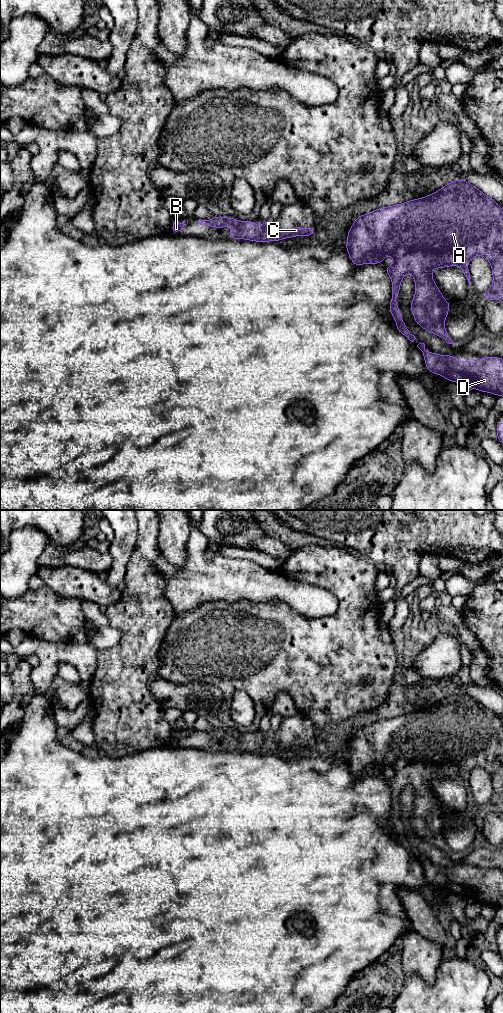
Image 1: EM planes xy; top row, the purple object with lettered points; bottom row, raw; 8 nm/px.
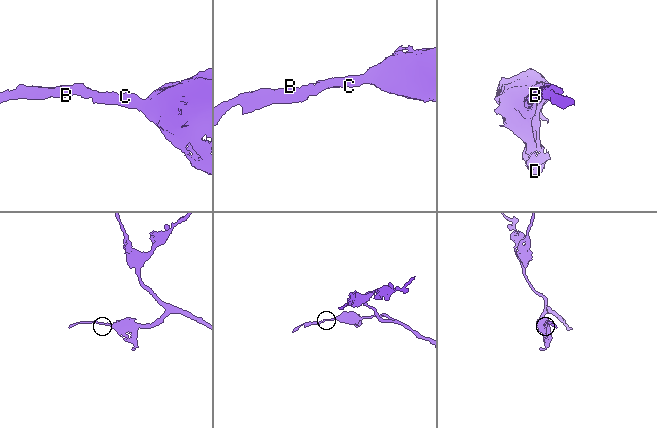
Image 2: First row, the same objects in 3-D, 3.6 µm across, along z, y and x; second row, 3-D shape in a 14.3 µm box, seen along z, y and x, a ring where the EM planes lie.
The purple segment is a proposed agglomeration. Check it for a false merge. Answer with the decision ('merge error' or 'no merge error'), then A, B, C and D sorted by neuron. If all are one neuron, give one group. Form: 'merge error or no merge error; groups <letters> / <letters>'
no merge error; groups A B C D

